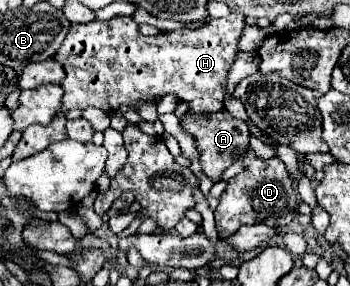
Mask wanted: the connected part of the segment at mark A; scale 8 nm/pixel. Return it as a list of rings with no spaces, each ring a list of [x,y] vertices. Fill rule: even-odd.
[[[191,110],[181,118],[181,126],[187,134],[193,136],[195,148],[199,152],[199,162],[203,174],[211,178],[211,182],[219,182],[221,174],[235,162],[235,158],[241,152],[249,150],[249,130],[247,124],[239,118],[233,118],[227,110],[221,110],[217,114],[193,114]]]

